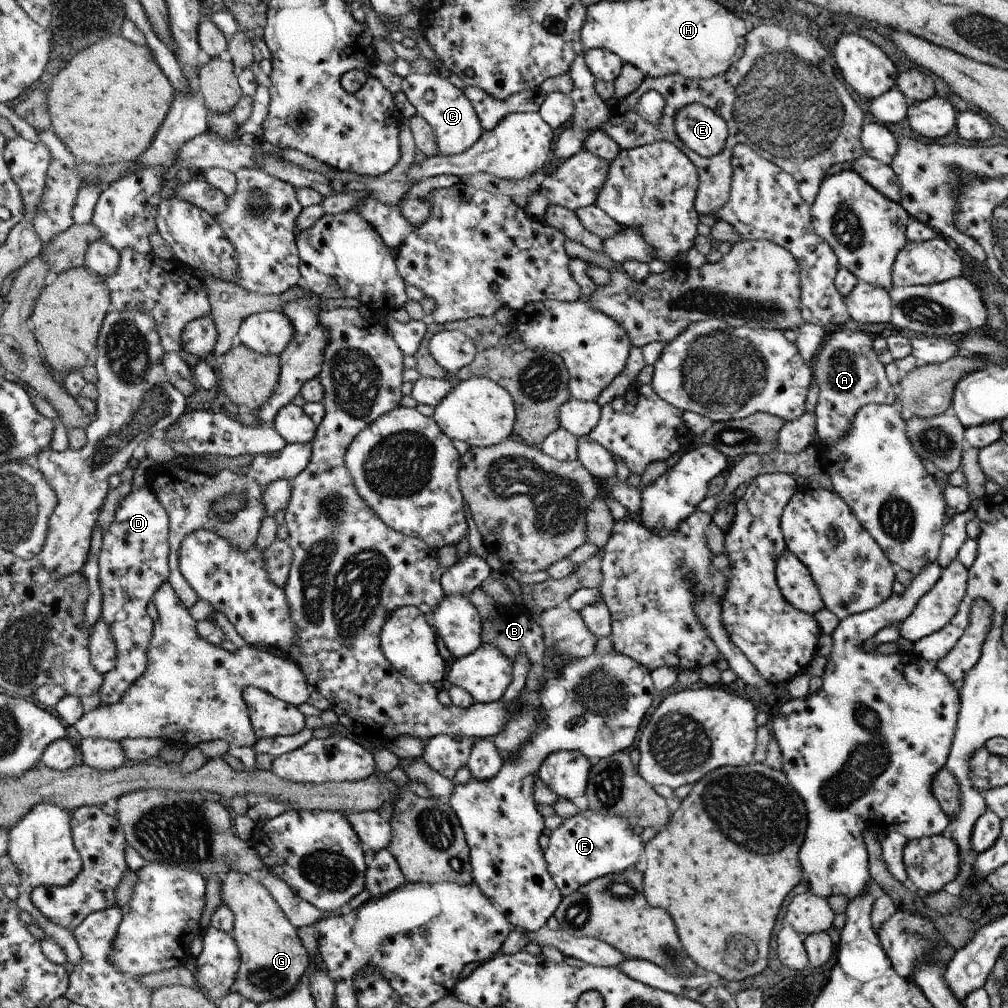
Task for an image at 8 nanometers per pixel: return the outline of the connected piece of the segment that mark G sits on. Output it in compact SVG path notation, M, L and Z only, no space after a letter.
M228 872L226 876L220 877L222 882L222 903L232 908L235 913L235 926L231 936L235 938L239 952L242 954L242 963L239 967L239 975L236 976L234 991L242 995L243 1000L252 1000L256 1004L270 1000L280 1000L288 996L292 990L300 986L300 980L306 974L307 968L311 965L311 957L306 952L297 929L288 922L272 894L258 882L257 875L244 874L242 872Z

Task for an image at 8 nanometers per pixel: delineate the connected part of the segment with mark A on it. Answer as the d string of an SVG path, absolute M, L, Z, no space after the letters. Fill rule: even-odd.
M836 330L818 348L812 368L819 387L815 410L815 428L824 446L838 442L848 430L856 412L866 404L892 405L896 400L894 386L888 380L885 365L876 356L874 341L864 332Z

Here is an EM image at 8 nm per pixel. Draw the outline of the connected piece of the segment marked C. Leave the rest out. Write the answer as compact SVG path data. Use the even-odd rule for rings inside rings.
M431 72L430 74L410 73L402 82L402 90L408 98L408 102L414 106L417 115L424 117L424 120L431 124L435 132L438 145L438 155L451 156L468 151L475 143L483 137L484 130L480 124L480 118L474 110L470 100L466 98L463 90L454 86L448 78L442 78L440 74ZM426 92L432 92L432 101L424 99Z

